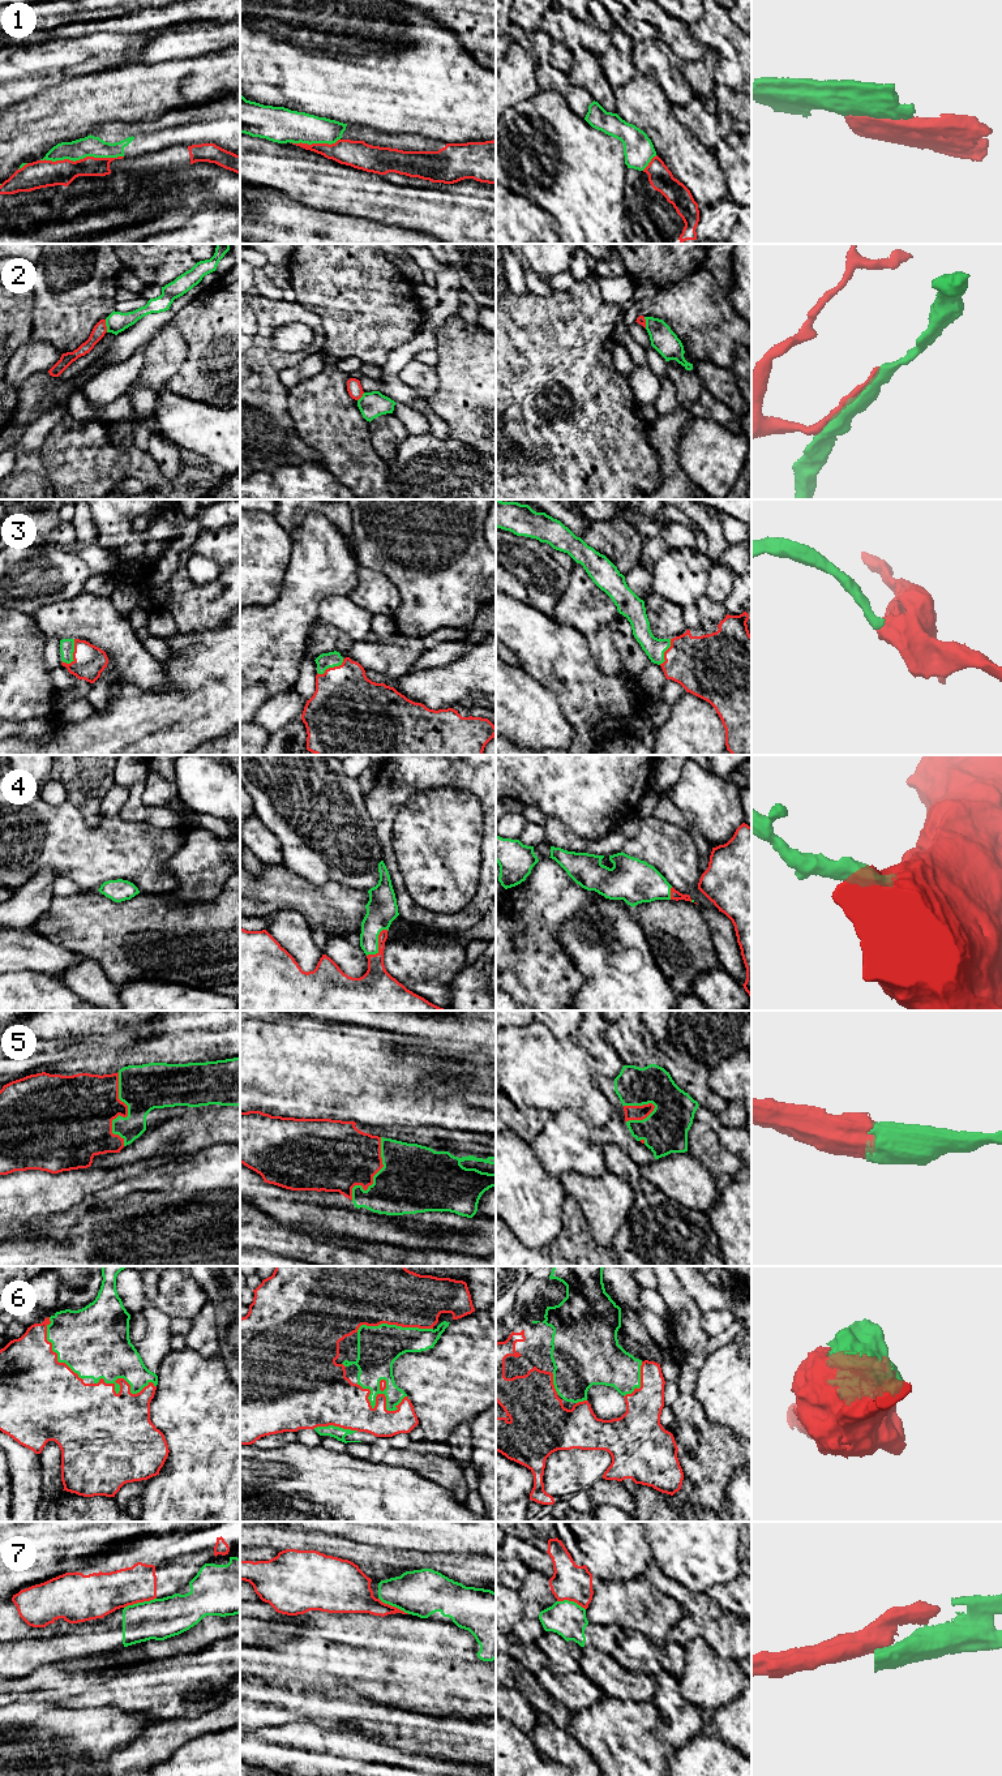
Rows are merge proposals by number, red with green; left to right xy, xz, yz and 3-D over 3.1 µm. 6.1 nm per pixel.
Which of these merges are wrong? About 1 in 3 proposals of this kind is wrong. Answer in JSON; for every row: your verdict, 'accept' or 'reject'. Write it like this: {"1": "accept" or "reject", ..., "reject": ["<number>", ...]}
{"1": "reject", "2": "reject", "3": "accept", "4": "accept", "5": "accept", "6": "accept", "7": "reject", "reject": ["1", "2", "7"]}

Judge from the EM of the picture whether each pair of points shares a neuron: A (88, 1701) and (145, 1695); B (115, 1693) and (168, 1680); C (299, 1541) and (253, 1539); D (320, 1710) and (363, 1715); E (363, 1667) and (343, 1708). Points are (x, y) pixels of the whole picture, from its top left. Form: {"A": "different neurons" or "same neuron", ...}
{"A": "same neuron", "B": "same neuron", "C": "same neuron", "D": "same neuron", "E": "different neurons"}

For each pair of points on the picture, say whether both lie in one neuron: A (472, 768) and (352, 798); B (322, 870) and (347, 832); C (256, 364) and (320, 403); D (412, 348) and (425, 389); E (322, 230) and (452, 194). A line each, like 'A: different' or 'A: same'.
A: different
B: same
C: different
D: different
E: different

